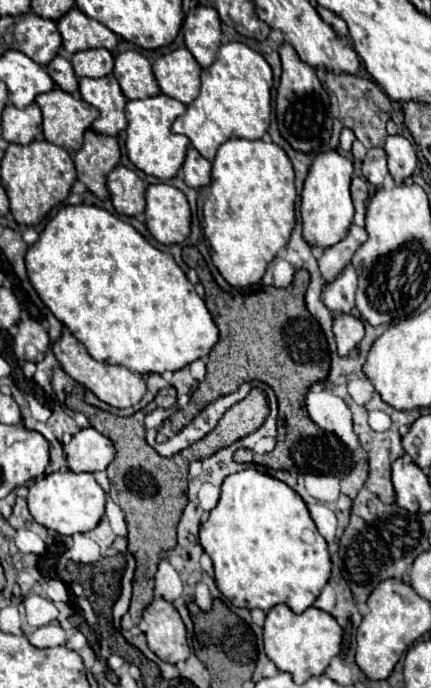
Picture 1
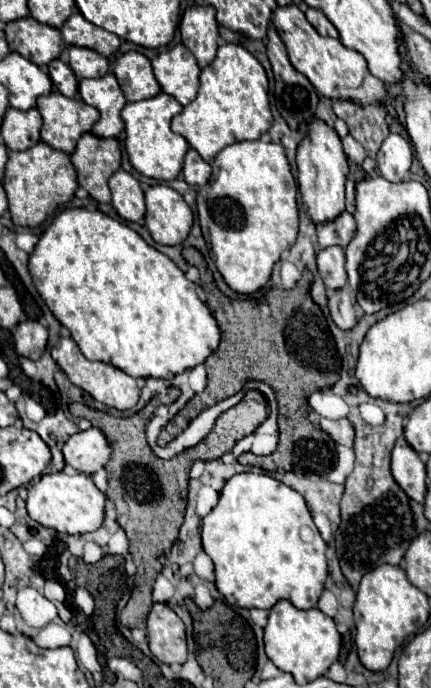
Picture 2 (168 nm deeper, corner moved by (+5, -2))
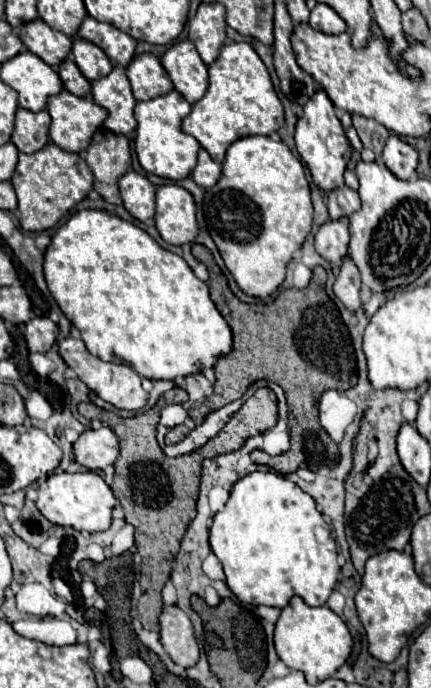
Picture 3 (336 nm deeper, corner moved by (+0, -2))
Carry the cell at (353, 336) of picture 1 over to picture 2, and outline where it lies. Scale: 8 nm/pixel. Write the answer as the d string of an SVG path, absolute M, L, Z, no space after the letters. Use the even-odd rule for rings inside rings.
M341 290L341 292L329 292L329 312L331 312L333 322L341 330L351 330L355 326L353 304L351 304L349 294L345 290Z

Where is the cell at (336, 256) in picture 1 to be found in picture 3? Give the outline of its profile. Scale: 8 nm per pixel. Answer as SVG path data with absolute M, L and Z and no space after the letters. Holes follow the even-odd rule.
M340 186L334 188L330 192L326 192L326 206L330 212L330 218L334 220L334 216L350 216L352 212L356 212L360 208L360 198L358 192L352 190L350 186Z

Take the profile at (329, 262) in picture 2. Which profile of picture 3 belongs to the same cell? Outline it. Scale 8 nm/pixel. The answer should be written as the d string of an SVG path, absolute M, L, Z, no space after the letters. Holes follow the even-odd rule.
M348 218L328 220L316 232L316 252L328 262L340 266L340 262L348 254L348 240Z

